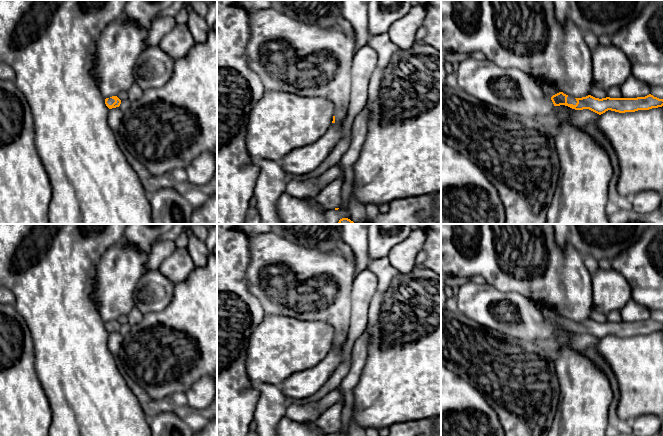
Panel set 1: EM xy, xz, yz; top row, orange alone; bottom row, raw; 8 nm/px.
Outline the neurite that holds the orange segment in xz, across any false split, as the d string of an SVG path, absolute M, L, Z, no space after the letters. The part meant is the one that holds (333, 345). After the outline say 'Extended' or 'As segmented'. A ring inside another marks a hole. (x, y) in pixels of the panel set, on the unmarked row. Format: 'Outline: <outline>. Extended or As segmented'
Outline: M273 233L249 236L249 246L251 261L246 282L265 314L326 322L334 328L332 347L342 348L347 339L352 312L352 281L357 274L358 263L355 255L347 258L340 250L323 252Z. Extended

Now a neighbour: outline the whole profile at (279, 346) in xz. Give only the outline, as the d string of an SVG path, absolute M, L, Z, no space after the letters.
M279 314L265 315L249 338L246 372L251 381L280 385L295 372L312 368L331 351L334 340L332 325L320 320L299 320Z

